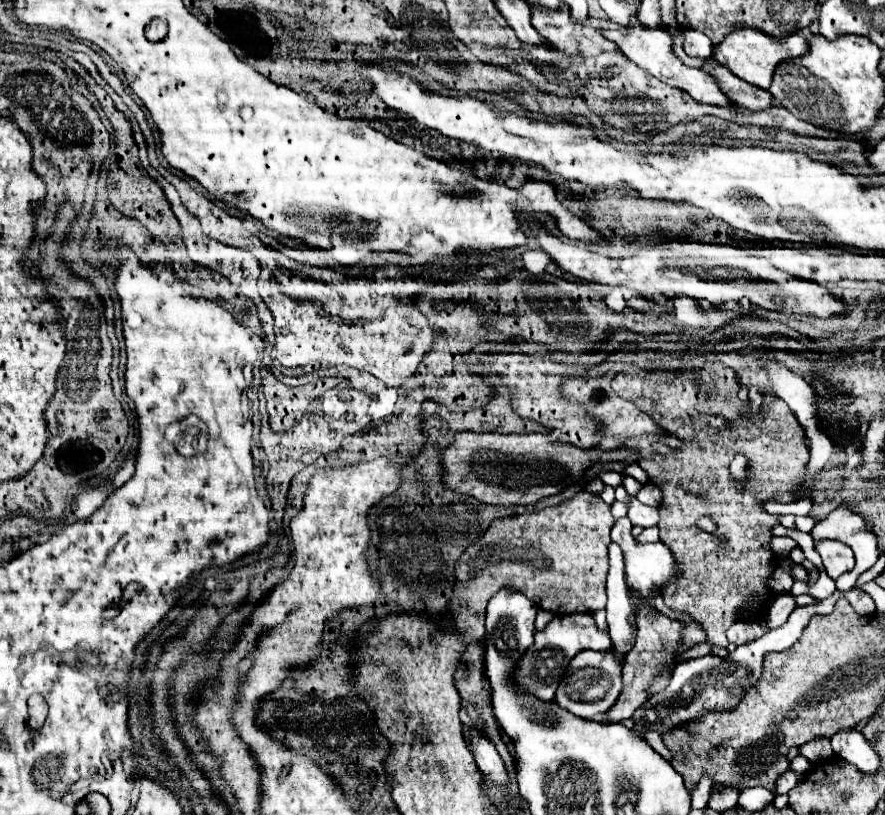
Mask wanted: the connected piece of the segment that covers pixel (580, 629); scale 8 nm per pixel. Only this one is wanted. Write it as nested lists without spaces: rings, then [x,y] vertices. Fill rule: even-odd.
[[[567,614],[567,616],[555,616],[545,630],[535,632],[535,642],[529,650],[525,650],[519,666],[511,672],[511,680],[517,686],[519,692],[527,692],[543,702],[551,702],[555,698],[557,684],[569,664],[569,660],[579,650],[609,651],[611,638],[597,630],[591,614]]]

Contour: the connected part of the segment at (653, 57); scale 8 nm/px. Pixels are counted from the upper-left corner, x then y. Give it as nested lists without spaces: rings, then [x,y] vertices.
[[[631,18],[629,24],[625,26],[627,32],[621,32],[621,30],[609,30],[609,28],[601,28],[599,32],[603,36],[607,36],[611,42],[615,42],[617,48],[621,48],[621,52],[625,56],[629,56],[637,66],[641,66],[643,70],[647,70],[649,74],[661,78],[663,82],[675,86],[675,88],[681,88],[685,90],[687,94],[691,94],[697,102],[711,102],[711,104],[719,104],[719,106],[729,106],[731,102],[727,100],[727,96],[719,90],[719,86],[715,84],[715,80],[703,72],[701,68],[689,68],[685,66],[673,52],[673,36],[663,30],[663,28],[651,28],[651,26],[645,26],[641,24],[639,18]]]

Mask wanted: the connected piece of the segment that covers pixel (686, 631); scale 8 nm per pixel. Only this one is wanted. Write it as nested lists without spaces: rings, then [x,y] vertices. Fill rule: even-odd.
[[[681,622],[681,624],[683,624],[683,638],[681,638],[681,644],[679,644],[677,652],[675,652],[675,660],[681,660],[683,654],[685,654],[689,648],[693,648],[693,646],[697,646],[697,644],[703,644],[703,642],[707,640],[705,630],[699,628],[697,622]]]

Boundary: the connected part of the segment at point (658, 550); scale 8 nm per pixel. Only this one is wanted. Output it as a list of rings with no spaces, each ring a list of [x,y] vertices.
[[[623,516],[623,518],[619,518],[615,522],[615,526],[611,528],[611,540],[617,542],[623,548],[623,556],[625,556],[625,580],[627,580],[627,586],[631,590],[631,606],[633,611],[635,612],[637,596],[647,600],[650,606],[655,609],[653,590],[661,588],[671,574],[677,574],[671,550],[663,542],[637,544],[635,538],[631,536],[631,520],[627,516]]]

